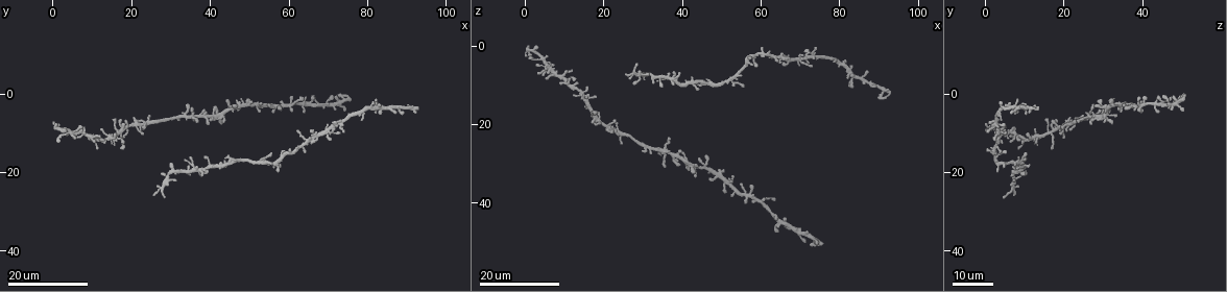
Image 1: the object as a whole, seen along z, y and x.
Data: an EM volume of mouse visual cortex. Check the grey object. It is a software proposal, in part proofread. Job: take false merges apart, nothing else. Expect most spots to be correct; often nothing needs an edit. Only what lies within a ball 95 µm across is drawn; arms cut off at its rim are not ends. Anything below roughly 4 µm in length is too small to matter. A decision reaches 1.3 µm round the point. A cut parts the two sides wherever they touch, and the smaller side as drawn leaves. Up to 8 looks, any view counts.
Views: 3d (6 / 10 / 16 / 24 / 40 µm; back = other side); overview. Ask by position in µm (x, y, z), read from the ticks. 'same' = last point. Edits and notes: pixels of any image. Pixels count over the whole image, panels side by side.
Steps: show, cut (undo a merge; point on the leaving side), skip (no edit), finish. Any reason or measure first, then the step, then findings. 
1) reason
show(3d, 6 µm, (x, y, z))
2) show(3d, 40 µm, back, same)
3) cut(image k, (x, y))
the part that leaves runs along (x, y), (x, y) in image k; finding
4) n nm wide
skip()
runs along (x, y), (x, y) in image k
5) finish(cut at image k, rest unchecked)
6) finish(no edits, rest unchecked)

looks like a crossing
show(3d, 16 µm, (60.5, 2.5, 39.5))

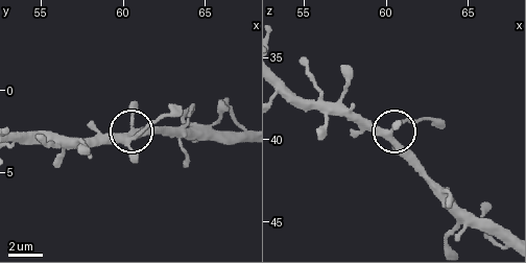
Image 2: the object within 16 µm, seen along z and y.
closer look
show(3d, 6 µm, (60.1, 3.0, 39.8))

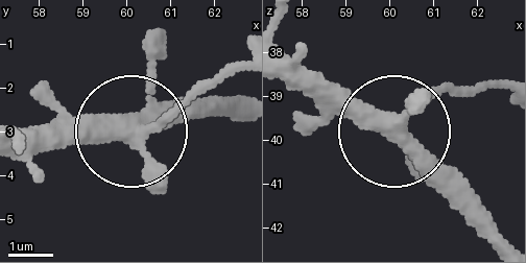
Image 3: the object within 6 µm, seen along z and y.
skip()
all the same neuron

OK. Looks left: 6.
four or more arms meet
show(3d, 24 µm, (29.5, 22.0, 7.0))

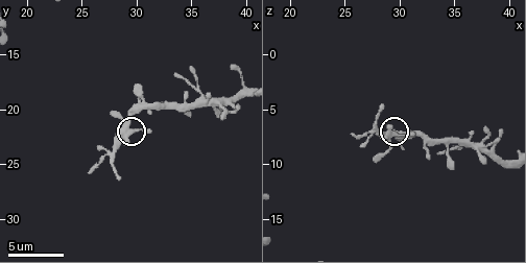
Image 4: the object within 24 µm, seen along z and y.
show(3d, 10 µm, (29.2, 22.0, 7.4))

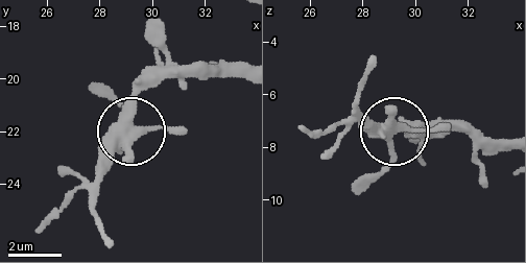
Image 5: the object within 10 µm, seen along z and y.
4 arms
skip()
runs along (352, 192), (383, 165), (392, 134), (332, 125) in image 5; all the same neuron

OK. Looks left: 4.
four arms meet
show(3d, 24 µm, (52.5, 17.0, 9.5))

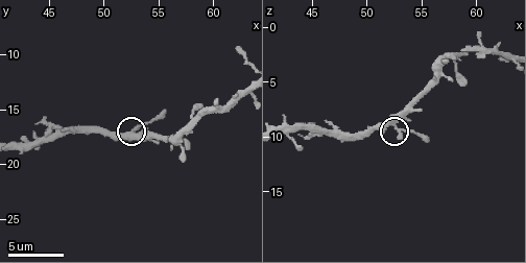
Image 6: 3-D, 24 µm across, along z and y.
show(3d, 6 µm, (52.6, 17.0, 8.8))

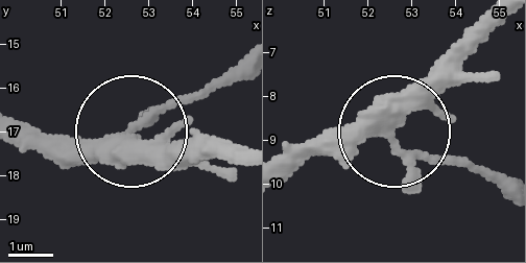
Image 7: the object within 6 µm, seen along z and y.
4 arms
skip()
runs along (19, 138), (127, 138), (229, 74) in image 7; continuous, no second neuron

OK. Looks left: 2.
finish(no edits, rest unchecked)

